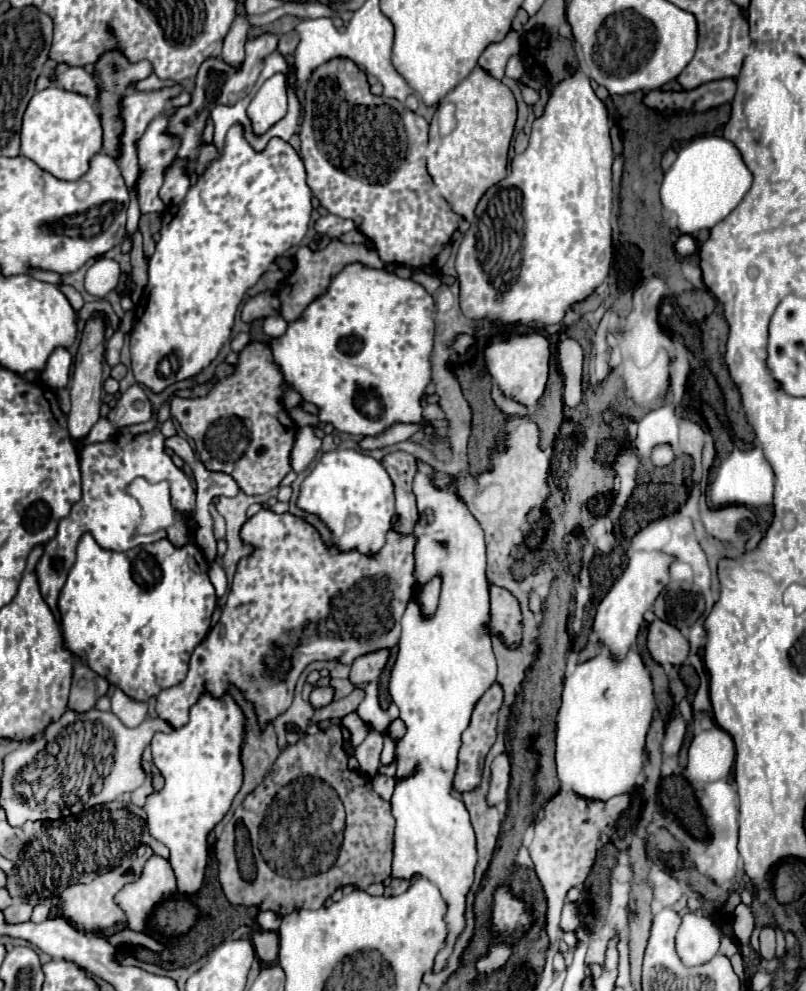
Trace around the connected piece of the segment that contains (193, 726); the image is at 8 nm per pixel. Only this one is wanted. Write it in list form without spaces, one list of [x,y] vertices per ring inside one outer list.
[[[203,693],[199,701],[191,707],[189,723],[173,729],[171,733],[155,733],[151,741],[153,763],[165,779],[161,791],[151,793],[145,799],[147,827],[151,837],[169,847],[169,863],[177,877],[177,889],[181,893],[195,895],[203,885],[203,875],[207,867],[207,835],[215,829],[215,825],[225,817],[231,807],[233,797],[239,793],[243,783],[243,765],[241,765],[241,749],[245,739],[245,715],[237,701],[223,693],[221,697],[213,697],[211,693]]]

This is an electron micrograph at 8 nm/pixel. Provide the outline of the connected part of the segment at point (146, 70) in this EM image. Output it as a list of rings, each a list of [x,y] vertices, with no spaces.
[[[109,49],[95,61],[95,79],[99,83],[99,95],[95,99],[95,105],[101,113],[101,125],[103,125],[103,153],[117,159],[121,155],[121,133],[123,133],[123,119],[121,119],[121,101],[123,97],[135,87],[141,79],[147,79],[153,73],[153,65],[149,61],[137,61],[131,63],[121,49]]]

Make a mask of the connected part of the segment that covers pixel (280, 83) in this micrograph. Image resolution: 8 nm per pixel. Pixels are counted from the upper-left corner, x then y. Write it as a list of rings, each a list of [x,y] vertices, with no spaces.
[[[275,75],[267,79],[259,93],[253,97],[247,113],[257,135],[265,133],[271,125],[275,125],[275,121],[279,121],[283,113],[287,113],[287,93],[283,77]]]

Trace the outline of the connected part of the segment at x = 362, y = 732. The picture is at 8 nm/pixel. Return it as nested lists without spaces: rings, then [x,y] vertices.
[[[351,713],[351,715],[343,717],[341,723],[343,723],[343,727],[349,729],[349,733],[351,733],[351,743],[353,743],[353,747],[357,747],[357,745],[365,739],[369,725],[367,725],[357,713]]]

